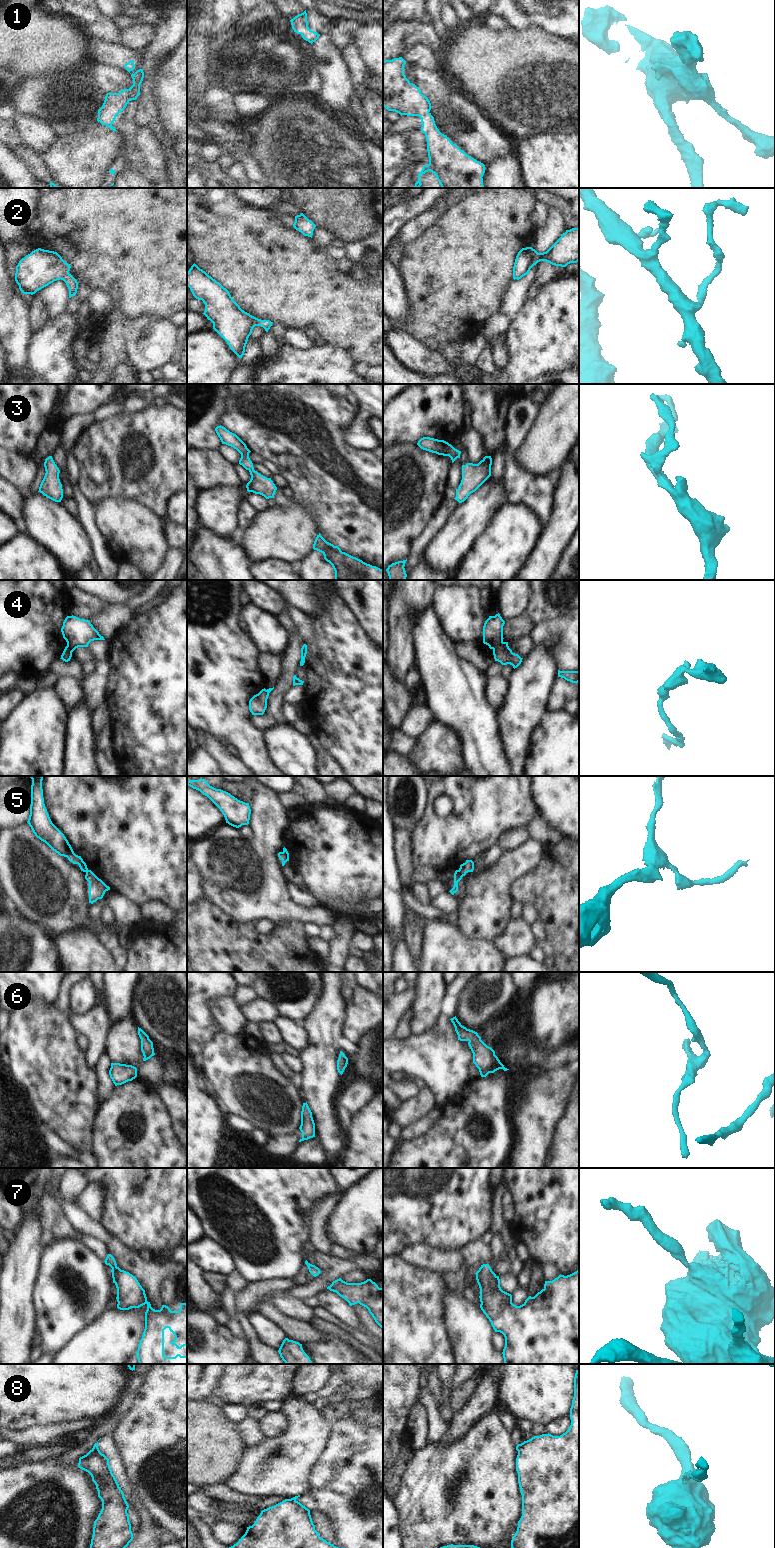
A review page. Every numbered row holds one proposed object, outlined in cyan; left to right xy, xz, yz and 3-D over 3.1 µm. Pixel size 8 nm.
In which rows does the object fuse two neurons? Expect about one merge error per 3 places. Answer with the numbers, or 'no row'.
4, 5, 8

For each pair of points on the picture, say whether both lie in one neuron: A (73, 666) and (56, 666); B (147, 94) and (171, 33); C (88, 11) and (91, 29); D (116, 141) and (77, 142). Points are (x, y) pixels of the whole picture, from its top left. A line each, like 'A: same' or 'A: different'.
A: same
B: same
C: same
D: same

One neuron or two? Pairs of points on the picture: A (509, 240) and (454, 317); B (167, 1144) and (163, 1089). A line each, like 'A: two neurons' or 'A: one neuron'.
A: one neuron
B: two neurons

